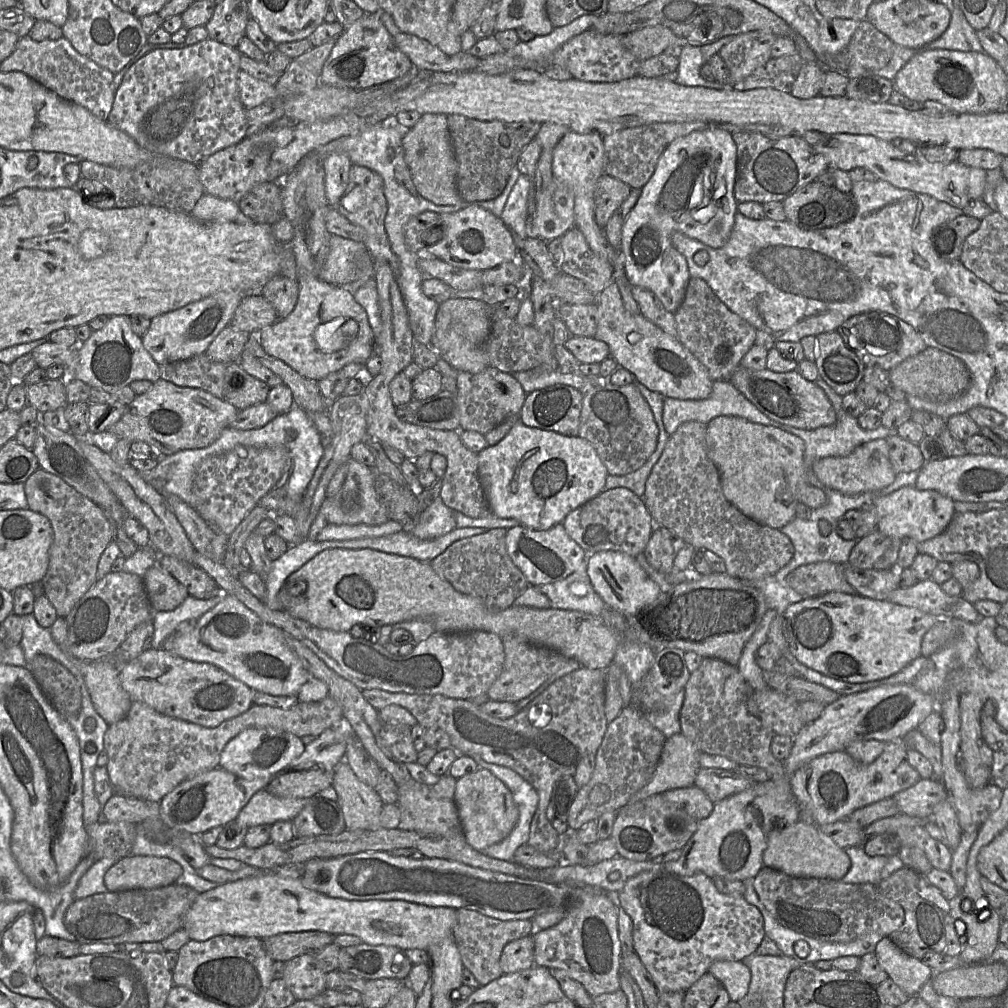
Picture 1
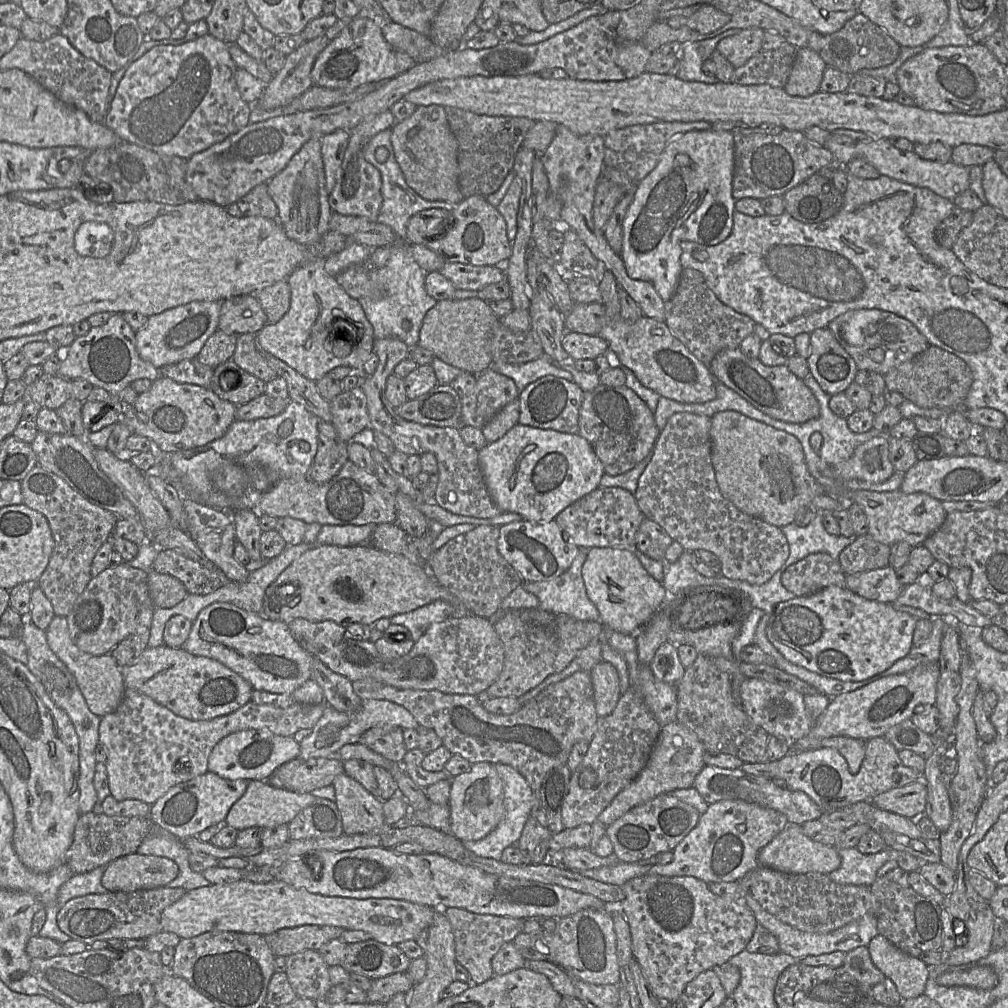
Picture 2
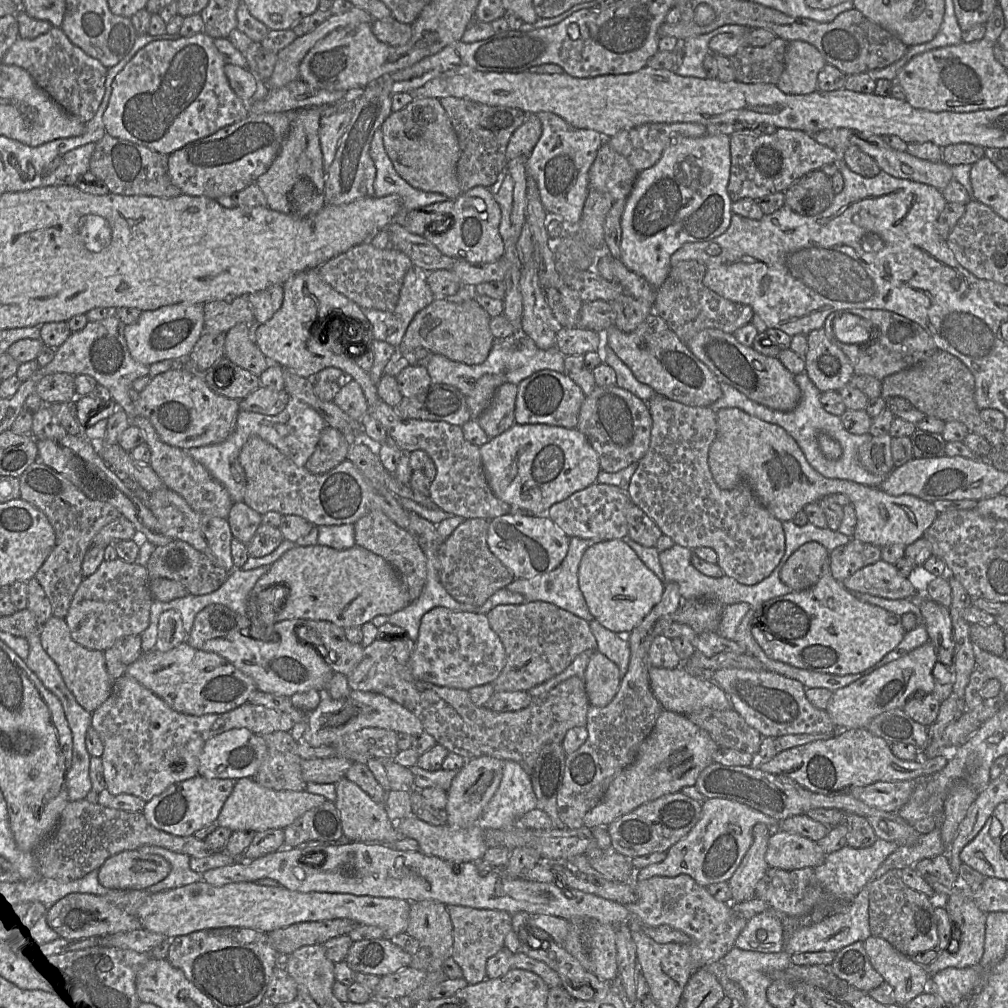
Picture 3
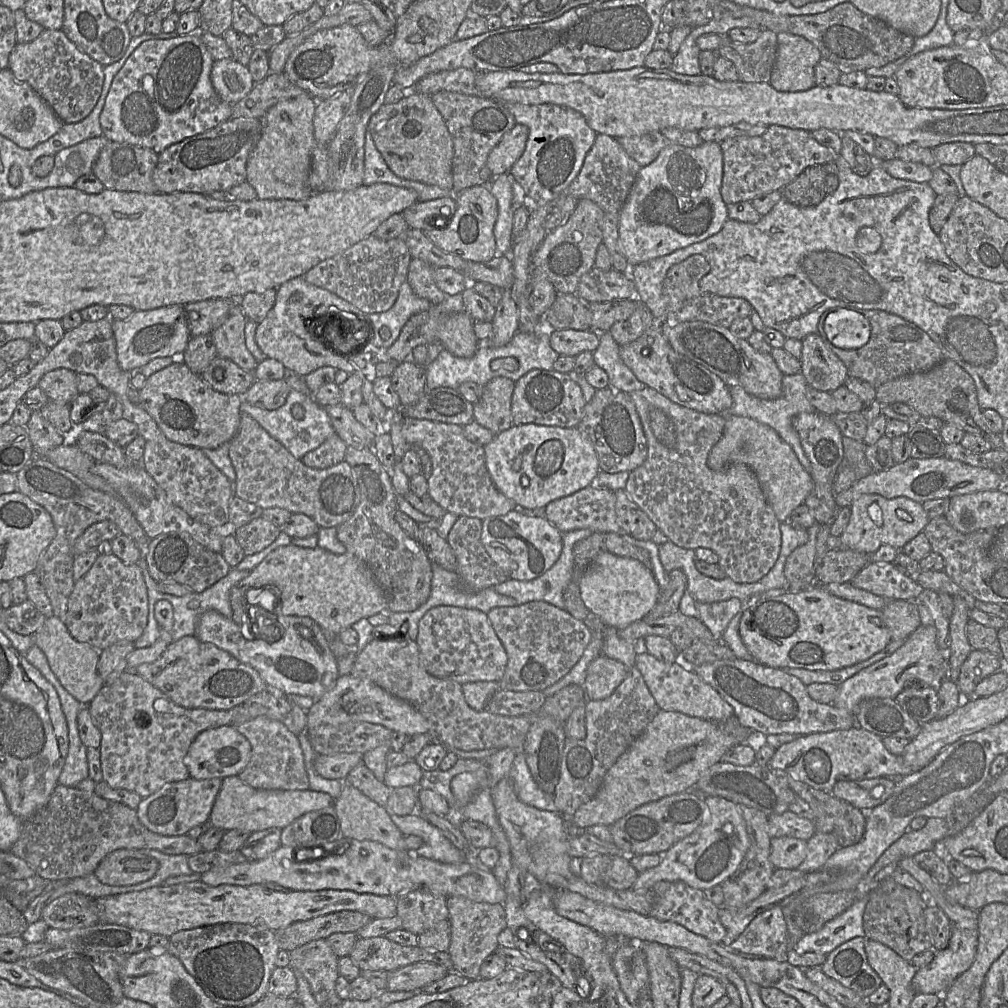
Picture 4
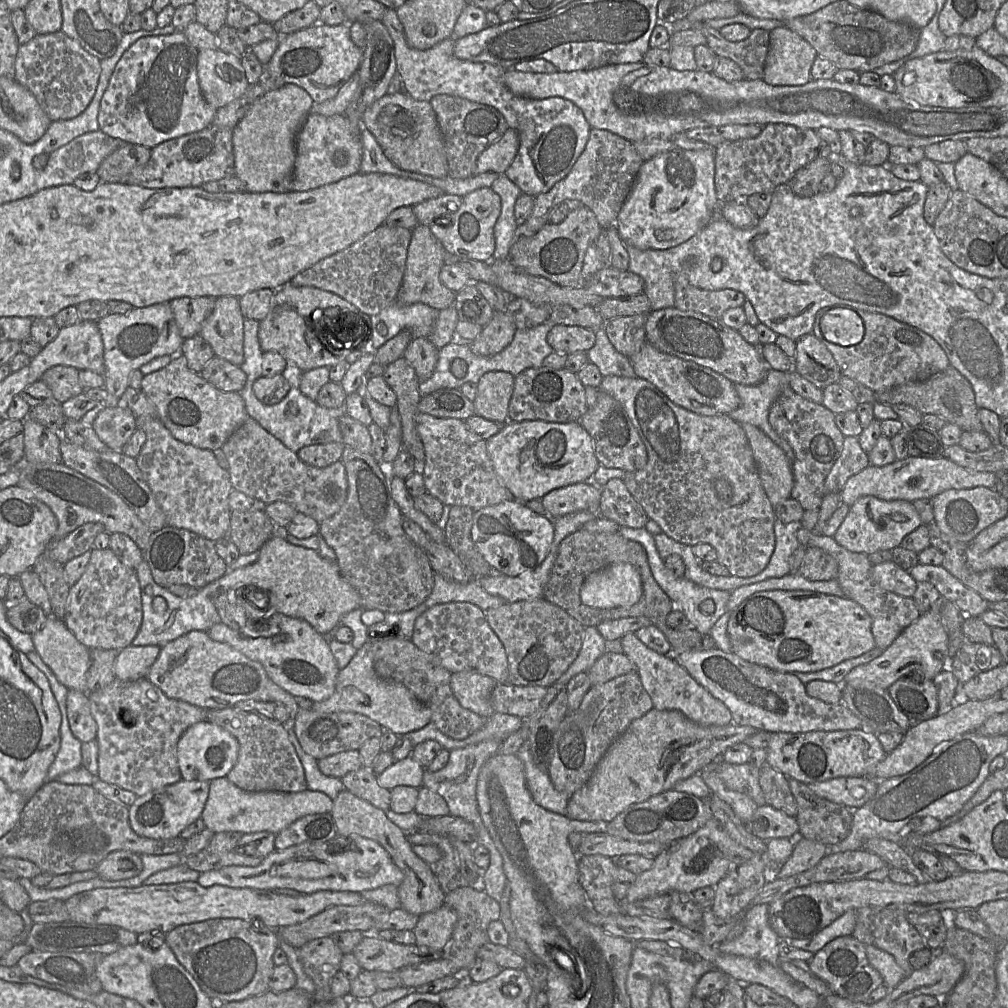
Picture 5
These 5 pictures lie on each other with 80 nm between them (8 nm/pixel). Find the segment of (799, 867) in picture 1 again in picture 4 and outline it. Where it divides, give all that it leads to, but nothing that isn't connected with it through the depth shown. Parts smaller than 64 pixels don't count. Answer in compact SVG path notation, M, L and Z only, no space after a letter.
M774 837L770 842L769 860L775 868L796 869L807 854L807 841L793 837Z

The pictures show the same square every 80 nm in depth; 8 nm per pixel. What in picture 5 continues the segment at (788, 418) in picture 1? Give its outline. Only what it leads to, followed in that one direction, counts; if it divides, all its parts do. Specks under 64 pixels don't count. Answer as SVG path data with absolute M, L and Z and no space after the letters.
M676 307L651 310L647 314L645 332L646 342L660 352L710 368L734 384L757 385L765 378L770 369L762 357L760 349L747 343L737 330L728 327L721 319L711 318L699 312L682 311Z

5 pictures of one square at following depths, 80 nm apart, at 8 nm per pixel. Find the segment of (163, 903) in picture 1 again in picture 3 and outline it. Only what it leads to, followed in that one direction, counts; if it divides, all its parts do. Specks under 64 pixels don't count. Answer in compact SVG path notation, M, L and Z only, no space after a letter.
M145 889L115 890L105 895L89 893L70 893L58 900L46 914L46 919L60 935L68 939L85 939L94 936L106 936L120 932L143 929L138 917L138 909L151 893Z

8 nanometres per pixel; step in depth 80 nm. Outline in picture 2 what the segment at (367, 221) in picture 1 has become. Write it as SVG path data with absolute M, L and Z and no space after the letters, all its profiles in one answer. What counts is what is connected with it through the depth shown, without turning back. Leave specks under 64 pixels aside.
M391 110L369 116L349 132L349 143L345 151L336 184L329 193L329 204L333 212L346 216L360 216L377 222L383 204L381 194L382 178L379 170L364 157L368 142L379 132L390 129L396 123Z

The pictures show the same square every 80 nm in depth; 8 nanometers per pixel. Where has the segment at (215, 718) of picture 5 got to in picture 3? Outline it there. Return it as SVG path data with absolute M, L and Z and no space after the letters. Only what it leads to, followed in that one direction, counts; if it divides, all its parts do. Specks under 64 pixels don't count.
M274 731L261 735L267 744L267 754L257 773L252 778L261 786L274 790L306 790L307 783L302 777L301 770L302 759L297 754L299 742L296 741L291 733L287 731Z

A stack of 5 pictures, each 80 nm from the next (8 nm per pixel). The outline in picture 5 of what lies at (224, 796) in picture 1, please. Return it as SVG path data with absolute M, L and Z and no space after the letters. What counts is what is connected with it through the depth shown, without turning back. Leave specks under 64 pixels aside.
M180 780L137 797L129 806L129 823L139 836L151 839L173 839L191 823L200 819L209 795L209 781Z

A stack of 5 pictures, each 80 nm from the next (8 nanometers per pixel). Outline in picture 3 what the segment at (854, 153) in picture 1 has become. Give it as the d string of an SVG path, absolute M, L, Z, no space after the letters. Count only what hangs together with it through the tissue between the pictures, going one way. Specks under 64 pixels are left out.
M849 128L836 129L836 146L833 150L839 158L843 158L846 149L853 145L872 157L882 171L895 178L931 185L939 191L942 191L953 179L952 167L944 162L931 162L914 157L906 151L897 151L891 148L881 136L865 134Z

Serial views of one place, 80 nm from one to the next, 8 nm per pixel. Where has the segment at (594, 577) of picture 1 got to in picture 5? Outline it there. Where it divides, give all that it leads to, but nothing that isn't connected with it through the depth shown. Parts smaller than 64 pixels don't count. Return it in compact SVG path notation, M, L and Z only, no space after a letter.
M628 563L612 564L591 573L580 589L582 603L596 608L631 606L642 594L640 573Z

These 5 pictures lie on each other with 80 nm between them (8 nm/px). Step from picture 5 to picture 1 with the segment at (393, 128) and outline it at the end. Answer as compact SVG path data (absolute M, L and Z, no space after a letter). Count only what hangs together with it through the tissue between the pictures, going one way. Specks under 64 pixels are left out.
M422 114L402 138L402 147L412 181L425 199L437 205L456 205L463 202L456 186L457 160L448 130L447 115Z

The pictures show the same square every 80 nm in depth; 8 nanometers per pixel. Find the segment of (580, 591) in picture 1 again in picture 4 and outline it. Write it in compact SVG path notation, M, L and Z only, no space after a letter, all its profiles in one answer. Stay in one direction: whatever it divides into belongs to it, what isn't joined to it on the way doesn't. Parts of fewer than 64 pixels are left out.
M588 529L562 533L562 552L554 565L532 580L507 579L492 587L497 593L515 599L517 604L530 601L545 601L565 610L563 592L573 576L573 546L592 533Z

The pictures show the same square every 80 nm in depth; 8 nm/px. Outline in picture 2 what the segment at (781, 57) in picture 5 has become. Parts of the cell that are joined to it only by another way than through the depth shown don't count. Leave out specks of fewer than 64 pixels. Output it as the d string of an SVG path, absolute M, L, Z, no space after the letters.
M809 48L797 49L796 59L784 91L791 96L808 97L819 91L827 65Z

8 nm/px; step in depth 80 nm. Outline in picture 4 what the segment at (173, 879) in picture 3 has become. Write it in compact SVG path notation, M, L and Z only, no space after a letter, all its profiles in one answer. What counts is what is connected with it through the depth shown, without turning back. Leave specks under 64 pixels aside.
M141 849L138 851L143 855L156 859L159 863L159 868L157 873L145 882L122 886L122 888L130 887L130 892L161 886L171 876L190 875L194 873L188 865L188 855L167 855L153 849Z

